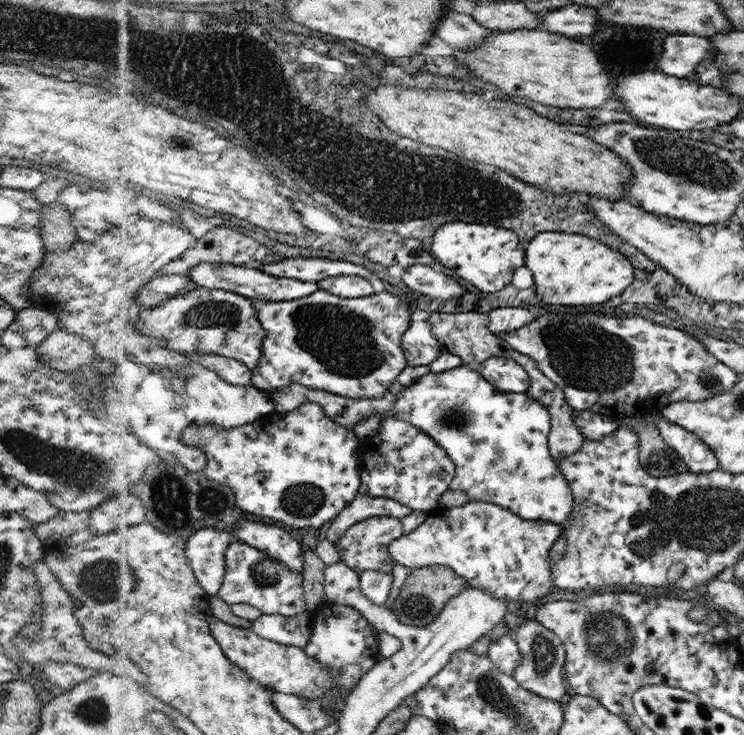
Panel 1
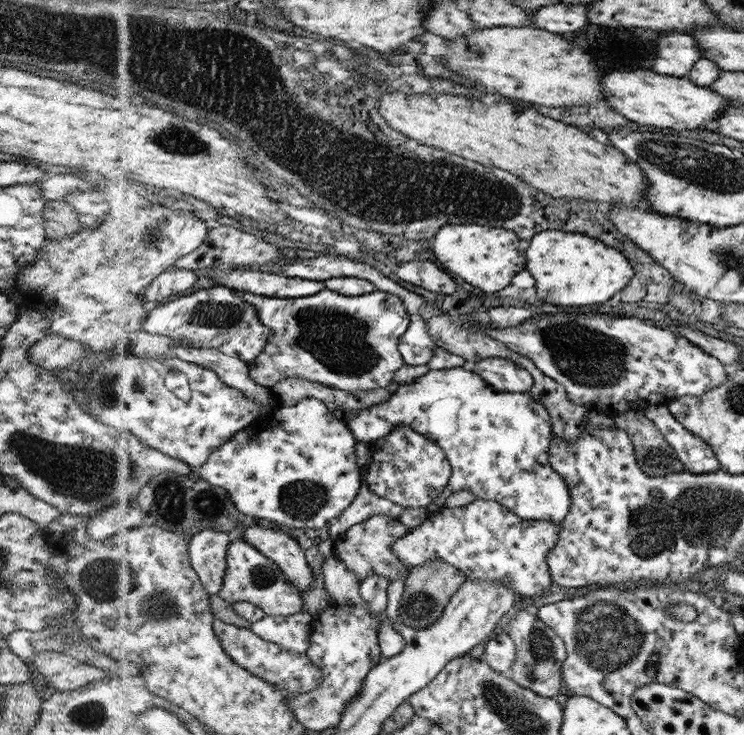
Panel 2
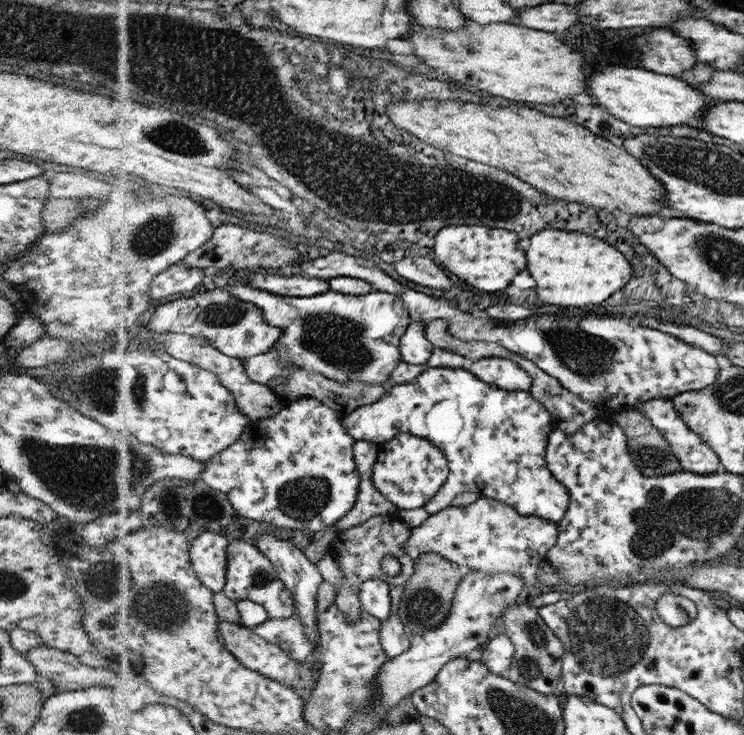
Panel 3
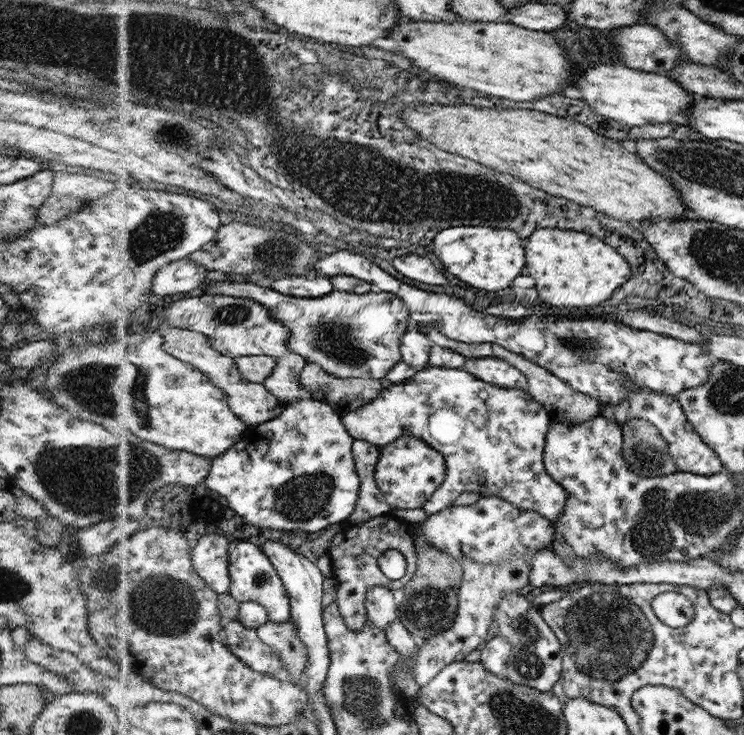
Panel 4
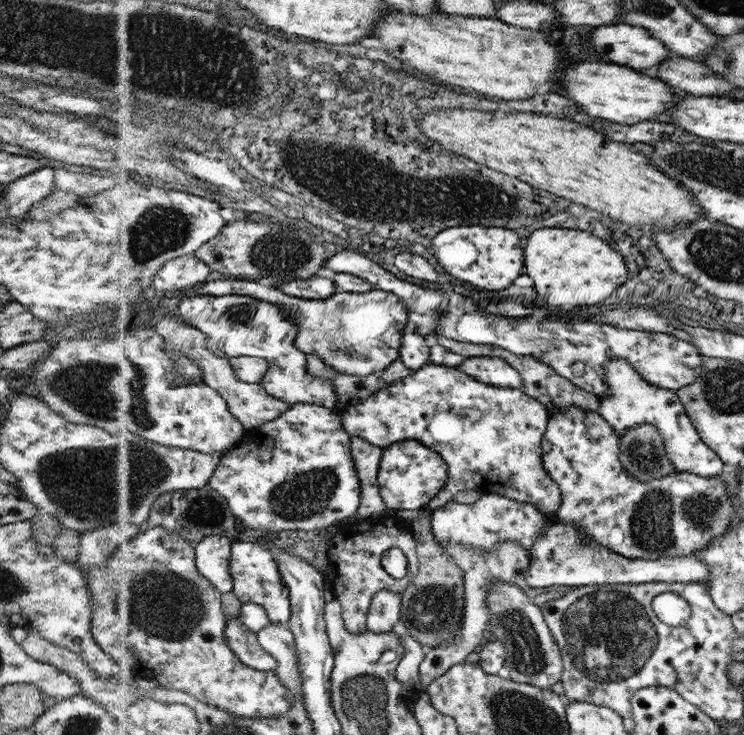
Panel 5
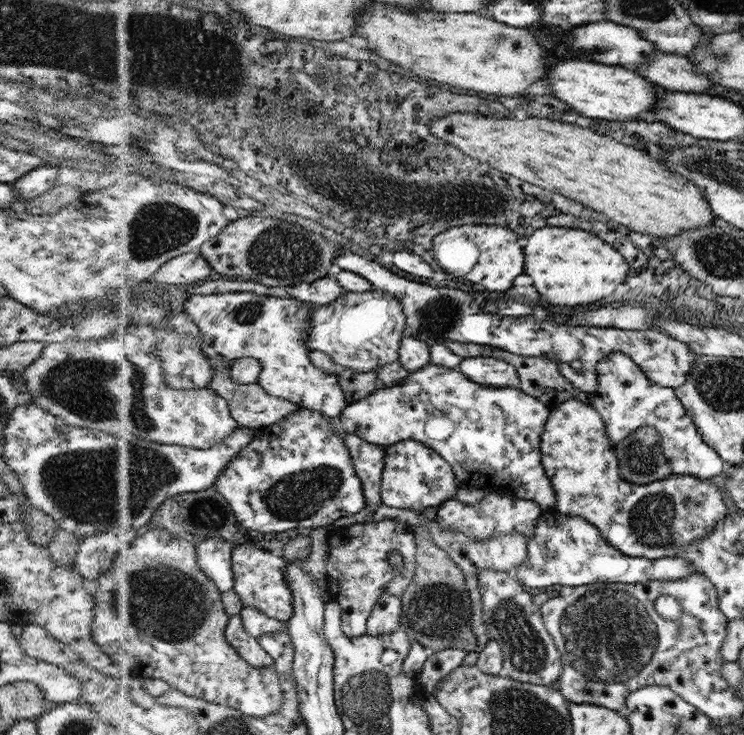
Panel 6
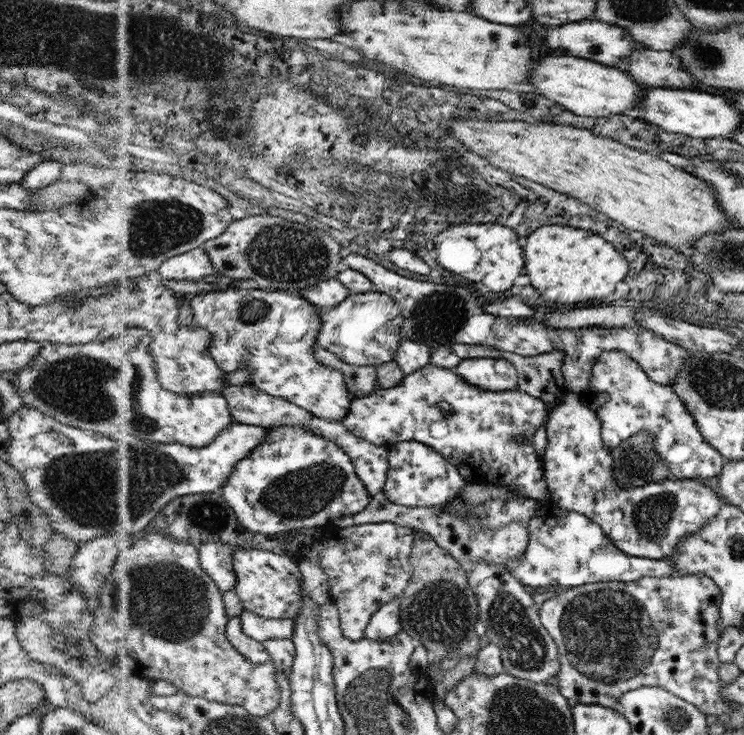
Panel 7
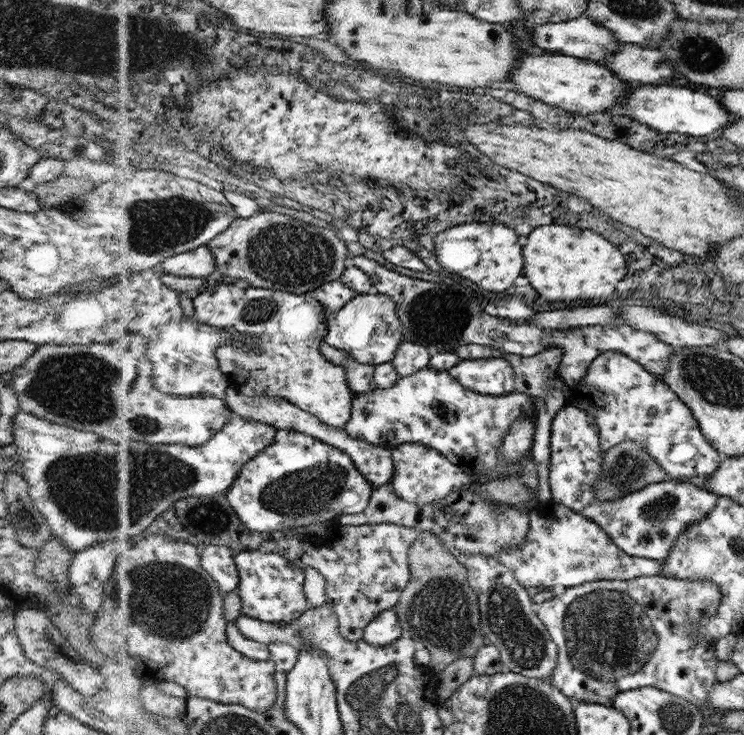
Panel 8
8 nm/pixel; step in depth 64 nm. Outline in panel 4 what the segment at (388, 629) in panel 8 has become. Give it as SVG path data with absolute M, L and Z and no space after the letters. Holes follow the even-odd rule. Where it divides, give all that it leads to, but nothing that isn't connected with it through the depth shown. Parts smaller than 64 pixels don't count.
M384 586L369 587L366 594L367 620L381 630L396 620L396 608L391 589Z

